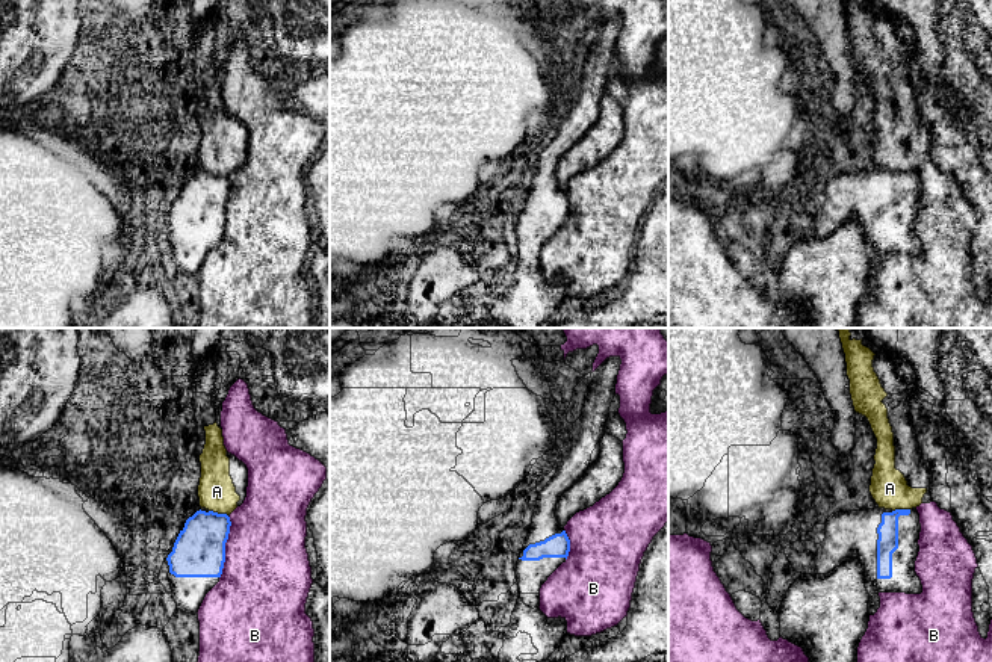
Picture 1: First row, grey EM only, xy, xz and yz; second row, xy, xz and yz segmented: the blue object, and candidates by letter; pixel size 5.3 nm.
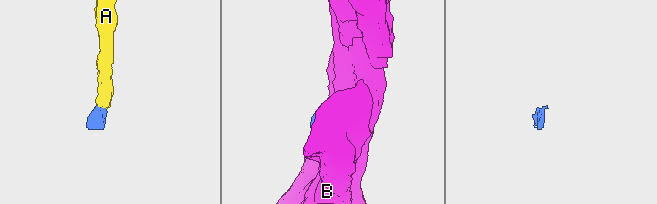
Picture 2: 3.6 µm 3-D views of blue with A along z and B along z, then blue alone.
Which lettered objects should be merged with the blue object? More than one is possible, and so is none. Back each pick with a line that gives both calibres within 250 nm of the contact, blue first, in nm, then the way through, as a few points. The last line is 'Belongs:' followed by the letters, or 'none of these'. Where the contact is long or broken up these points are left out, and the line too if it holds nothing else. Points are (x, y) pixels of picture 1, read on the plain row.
Belongs: none of these

